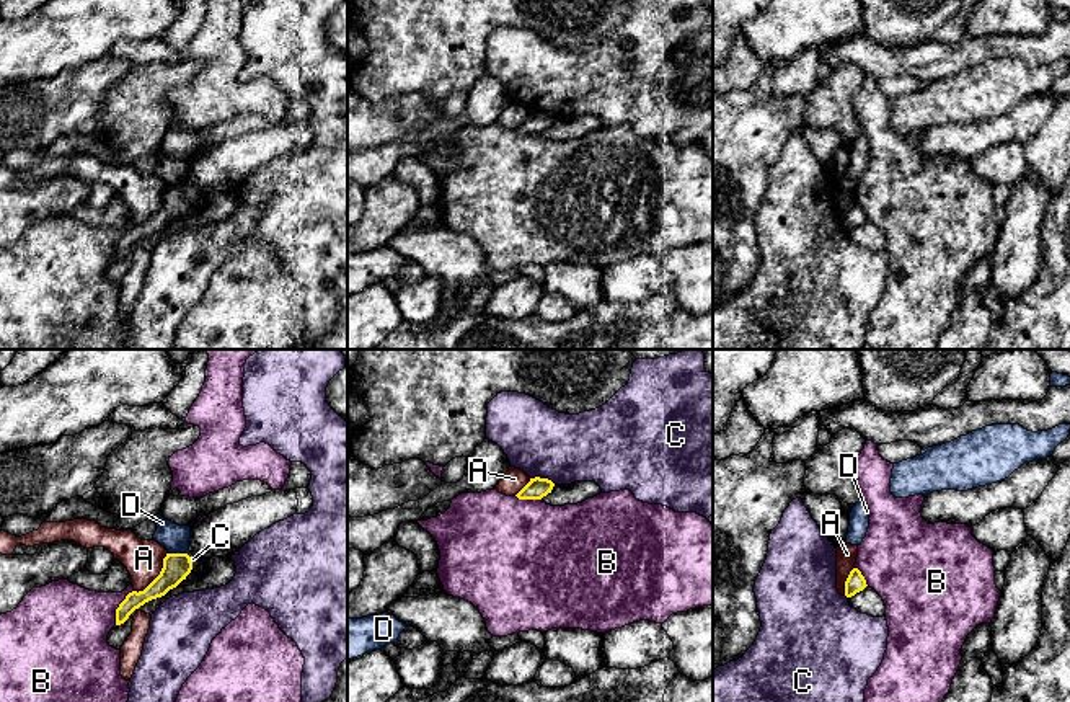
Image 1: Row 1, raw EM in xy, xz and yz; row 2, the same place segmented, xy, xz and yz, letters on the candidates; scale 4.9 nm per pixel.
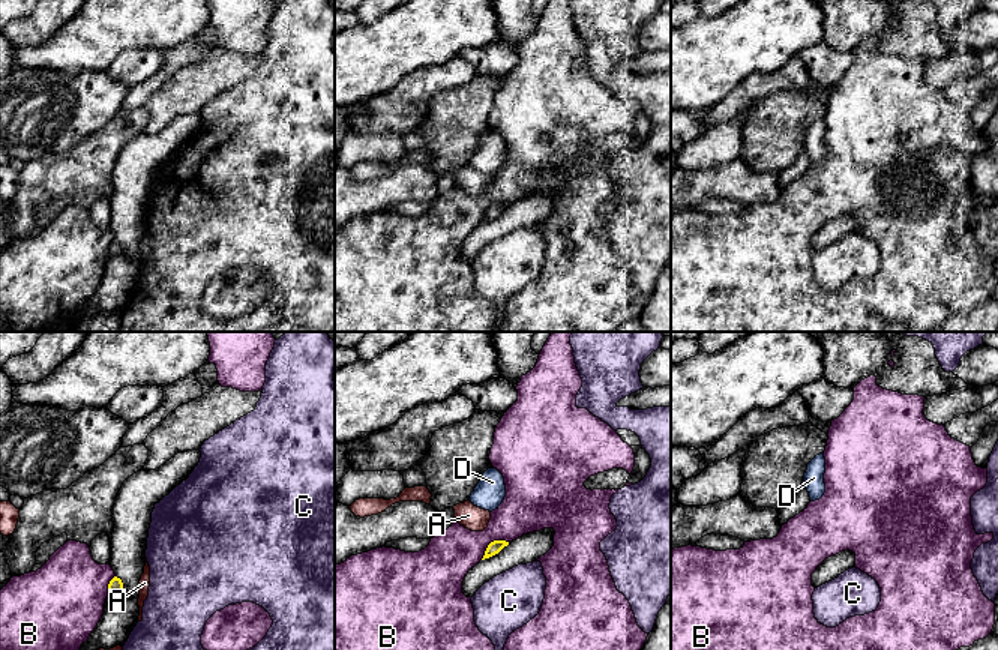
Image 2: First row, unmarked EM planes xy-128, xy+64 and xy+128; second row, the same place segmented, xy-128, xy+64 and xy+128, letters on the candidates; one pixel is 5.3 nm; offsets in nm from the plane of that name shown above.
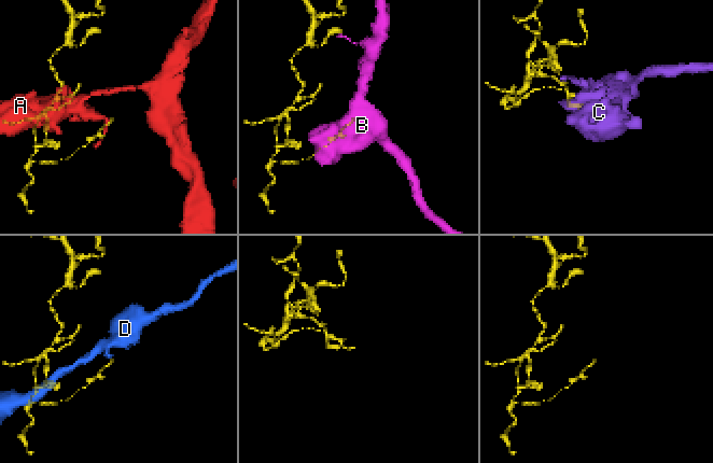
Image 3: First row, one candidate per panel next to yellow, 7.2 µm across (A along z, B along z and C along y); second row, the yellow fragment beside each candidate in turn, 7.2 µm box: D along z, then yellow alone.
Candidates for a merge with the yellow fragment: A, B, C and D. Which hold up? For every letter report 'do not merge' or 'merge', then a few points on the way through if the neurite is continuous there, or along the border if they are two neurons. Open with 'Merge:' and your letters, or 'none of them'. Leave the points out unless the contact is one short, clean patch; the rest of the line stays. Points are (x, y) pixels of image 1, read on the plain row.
Merge: none of them
A: do not merge
B: do not merge
C: do not merge
D: do not merge; border along xy (168, 186), (186, 188)

